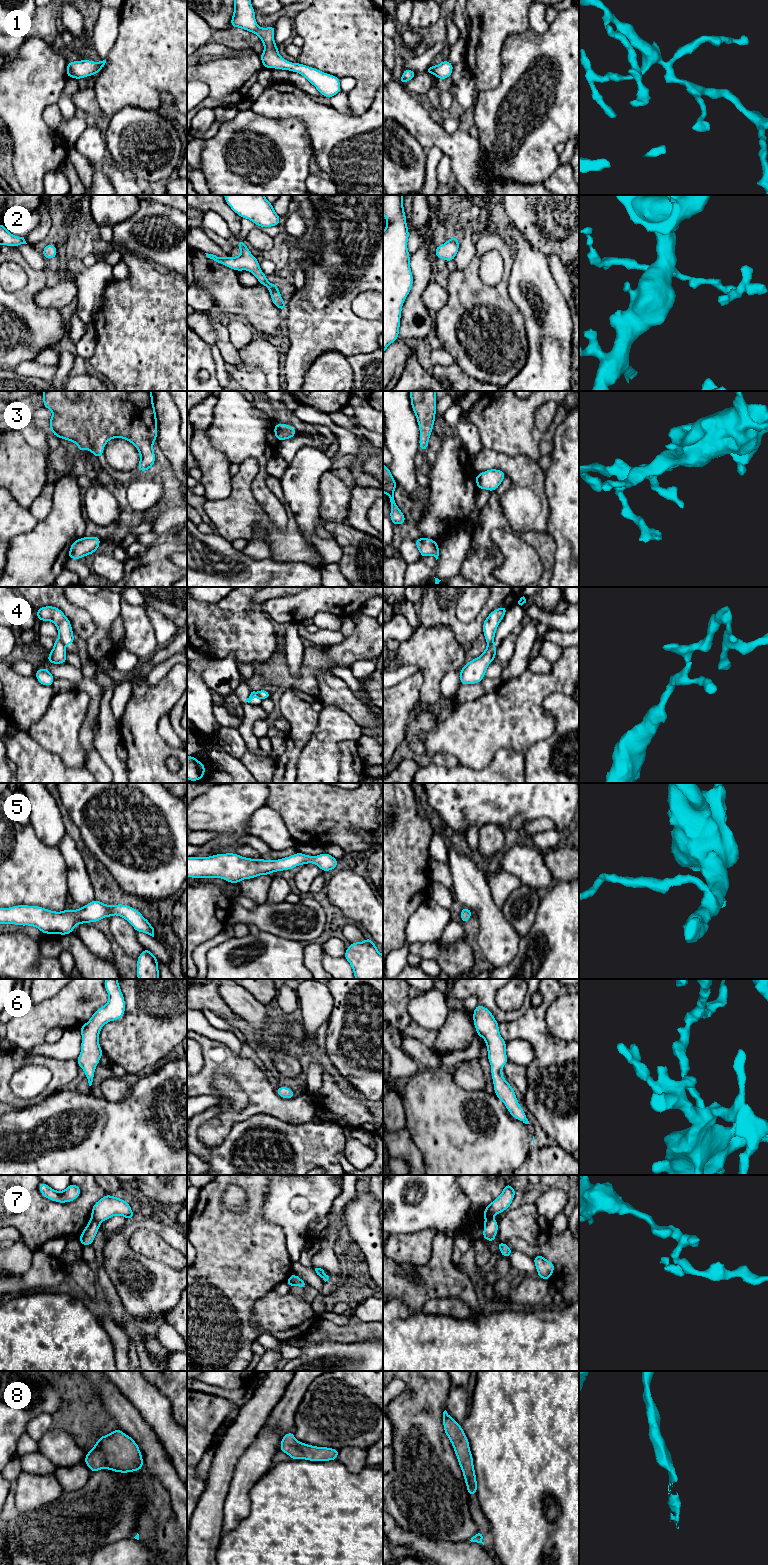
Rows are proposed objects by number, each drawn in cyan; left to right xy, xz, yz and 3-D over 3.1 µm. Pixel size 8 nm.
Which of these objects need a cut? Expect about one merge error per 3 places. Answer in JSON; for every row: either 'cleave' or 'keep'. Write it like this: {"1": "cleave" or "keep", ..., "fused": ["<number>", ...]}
{"1": "keep", "2": "keep", "3": "keep", "4": "cleave", "5": "keep", "6": "keep", "7": "cleave", "8": "keep", "fused": ["4", "7"]}

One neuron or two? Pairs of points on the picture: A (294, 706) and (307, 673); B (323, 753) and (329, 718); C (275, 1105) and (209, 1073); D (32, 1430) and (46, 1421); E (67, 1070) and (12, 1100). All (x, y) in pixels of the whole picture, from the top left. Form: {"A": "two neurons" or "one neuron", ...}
{"A": "two neurons", "B": "one neuron", "C": "one neuron", "D": "one neuron", "E": "one neuron"}

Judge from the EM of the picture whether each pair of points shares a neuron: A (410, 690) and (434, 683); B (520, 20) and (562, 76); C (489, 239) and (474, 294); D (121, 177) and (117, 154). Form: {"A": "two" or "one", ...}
{"A": "two", "B": "two", "C": "one", "D": "two"}

